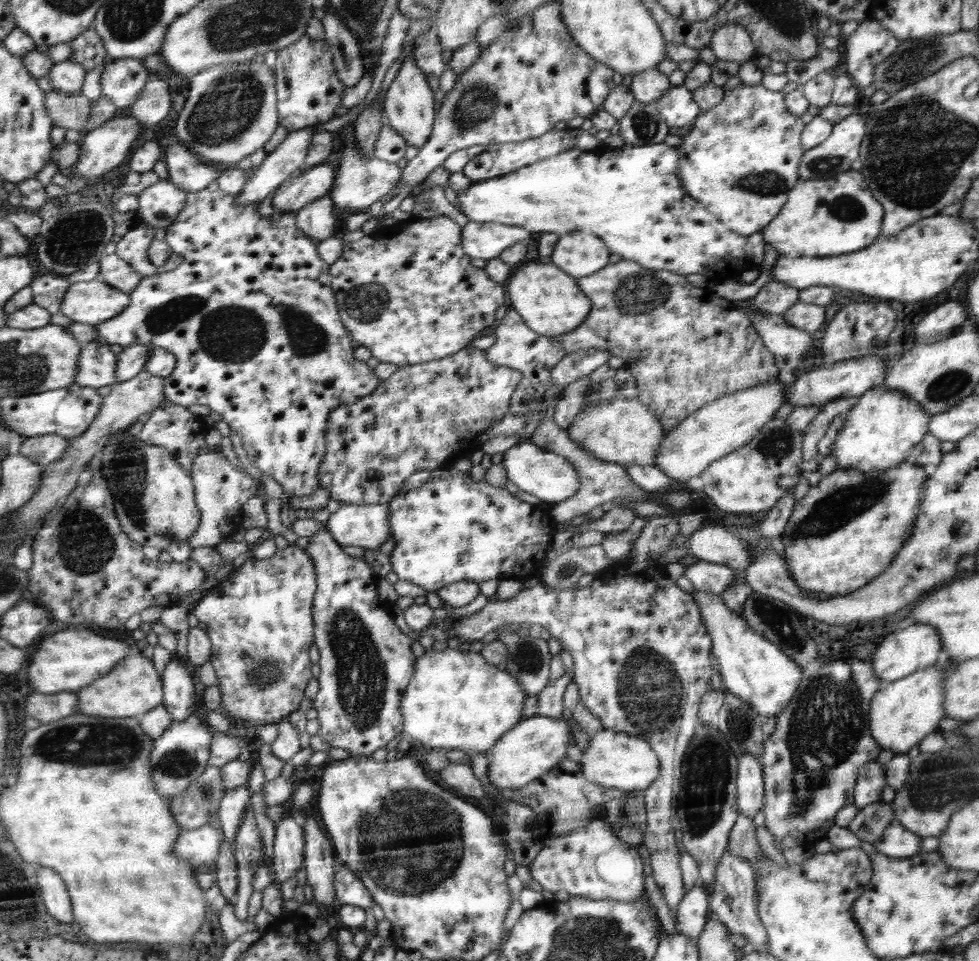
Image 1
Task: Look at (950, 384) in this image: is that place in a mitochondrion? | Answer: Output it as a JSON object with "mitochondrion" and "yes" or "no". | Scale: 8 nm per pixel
{"mitochondrion":"yes"}

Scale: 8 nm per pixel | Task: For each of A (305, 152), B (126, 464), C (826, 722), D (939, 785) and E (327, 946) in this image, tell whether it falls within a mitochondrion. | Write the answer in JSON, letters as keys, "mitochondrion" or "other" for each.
{"A":"other","B":"mitochondrion","C":"mitochondrion","D":"mitochondrion","E":"other"}

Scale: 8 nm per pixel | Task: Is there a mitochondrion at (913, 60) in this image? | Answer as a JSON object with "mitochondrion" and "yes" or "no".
{"mitochondrion":"yes"}

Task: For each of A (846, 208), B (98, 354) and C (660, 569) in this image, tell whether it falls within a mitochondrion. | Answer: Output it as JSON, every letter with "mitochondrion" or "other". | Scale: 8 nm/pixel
{"A":"mitochondrion","B":"other","C":"other"}

